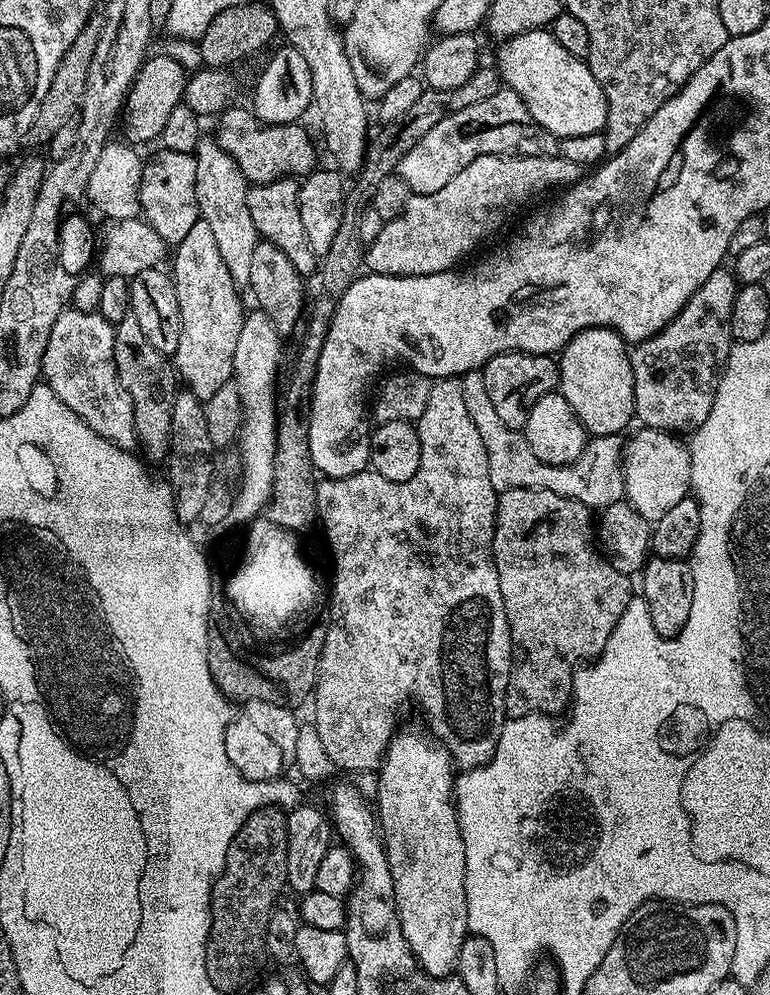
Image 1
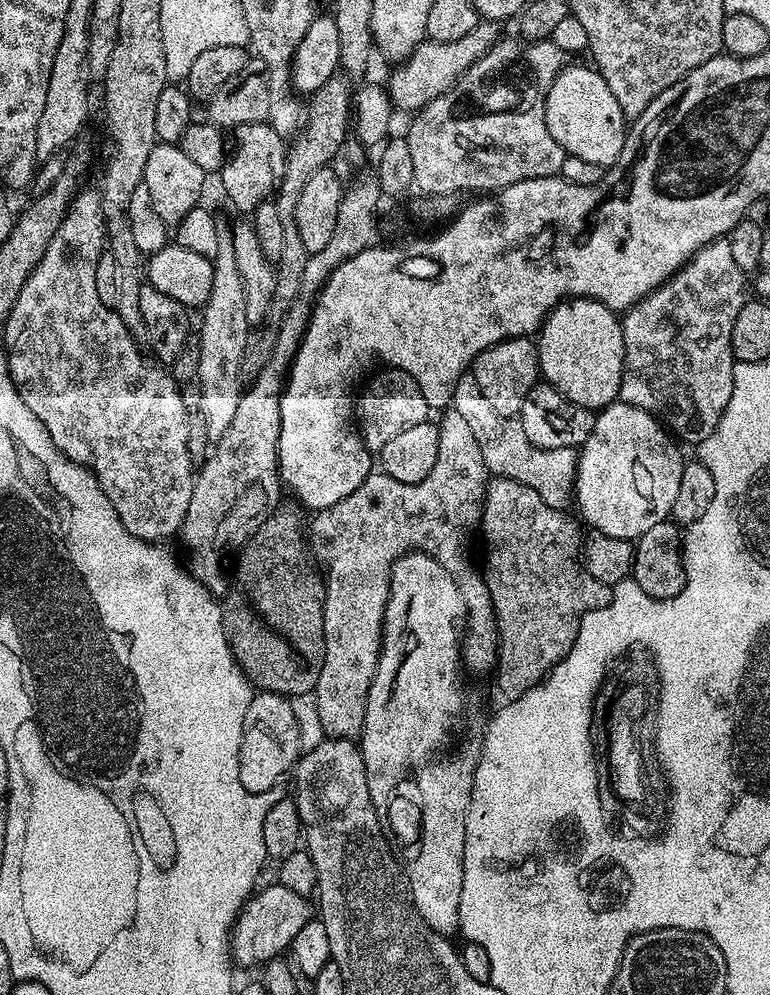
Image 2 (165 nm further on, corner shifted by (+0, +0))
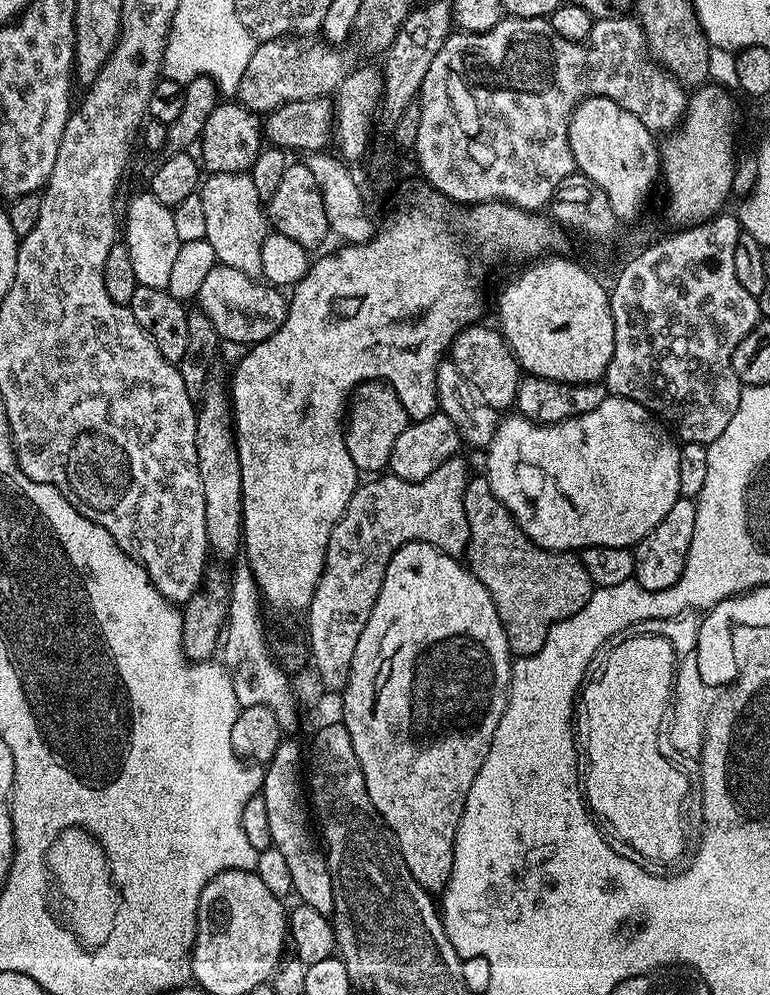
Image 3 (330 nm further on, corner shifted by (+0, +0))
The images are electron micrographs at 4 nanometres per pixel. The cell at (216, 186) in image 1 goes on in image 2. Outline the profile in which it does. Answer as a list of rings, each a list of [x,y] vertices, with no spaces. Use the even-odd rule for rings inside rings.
[[[218,227],[218,254],[212,265],[214,282],[210,298],[204,303],[204,321],[198,324],[200,353],[198,354],[198,382],[200,383],[200,413],[206,422],[209,441],[215,442],[226,434],[234,414],[238,410],[242,391],[242,354],[244,353],[250,325],[246,318],[246,290],[242,286],[242,274],[238,274],[238,262],[234,262],[232,234],[227,227]]]

